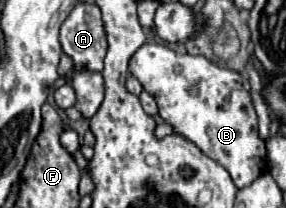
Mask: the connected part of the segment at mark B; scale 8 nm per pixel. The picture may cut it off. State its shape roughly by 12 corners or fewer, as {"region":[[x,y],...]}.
{"region":[[145,43],[129,71],[173,133],[225,167],[267,171],[249,81]]}

